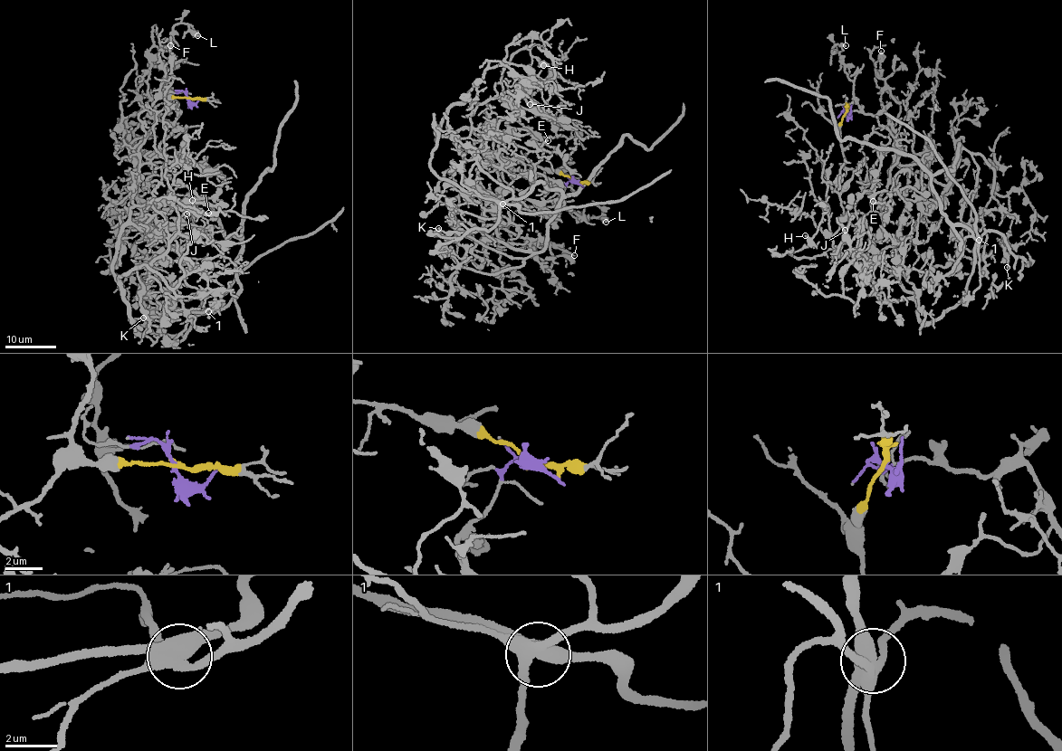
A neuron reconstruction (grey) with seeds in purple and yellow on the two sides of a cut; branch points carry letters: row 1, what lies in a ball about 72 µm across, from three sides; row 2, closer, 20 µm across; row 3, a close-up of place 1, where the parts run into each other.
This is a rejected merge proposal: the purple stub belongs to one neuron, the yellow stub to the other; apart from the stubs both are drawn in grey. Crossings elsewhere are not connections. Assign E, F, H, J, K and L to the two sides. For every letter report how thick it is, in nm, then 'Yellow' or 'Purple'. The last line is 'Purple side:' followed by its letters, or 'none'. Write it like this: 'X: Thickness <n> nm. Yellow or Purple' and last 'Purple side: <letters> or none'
E: Thickness 180 nm. Yellow
F: Thickness 220 nm. Purple
H: Thickness 140 nm. Yellow
J: Thickness 160 nm. Yellow
K: Thickness 140 nm. Purple
L: Thickness 220 nm. Purple
Purple side: F, K, L

